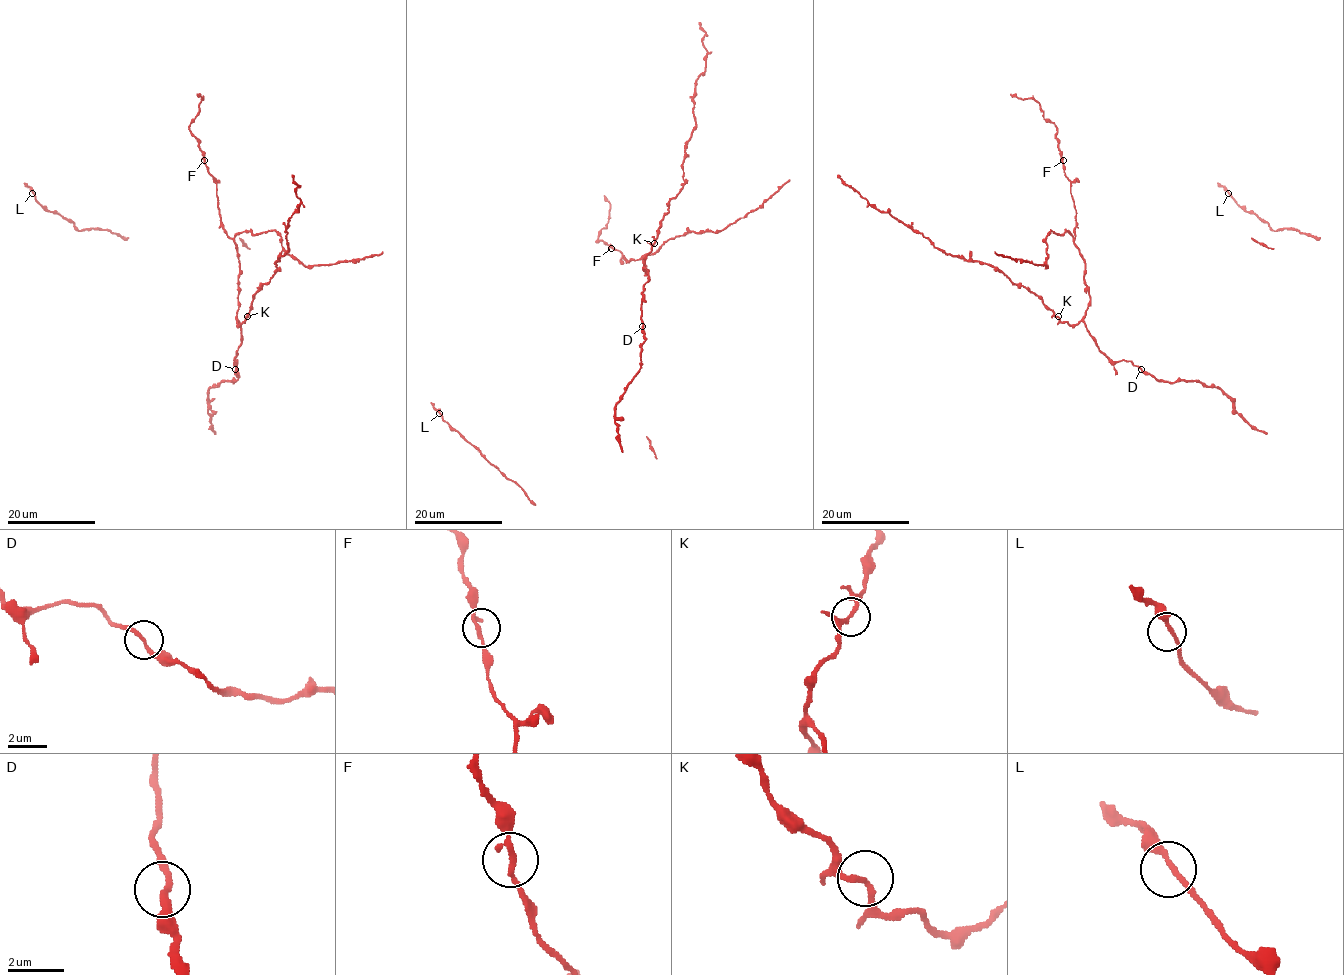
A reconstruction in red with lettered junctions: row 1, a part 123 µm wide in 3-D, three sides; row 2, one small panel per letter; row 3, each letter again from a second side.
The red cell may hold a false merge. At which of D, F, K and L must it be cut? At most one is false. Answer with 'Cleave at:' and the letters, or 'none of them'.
Cleave at: none of them

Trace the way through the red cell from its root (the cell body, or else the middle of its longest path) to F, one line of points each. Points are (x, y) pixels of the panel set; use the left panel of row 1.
F: (237, 377), (234, 360), (240, 344), (238, 253), (223, 227), (216, 181), (204, 160)

